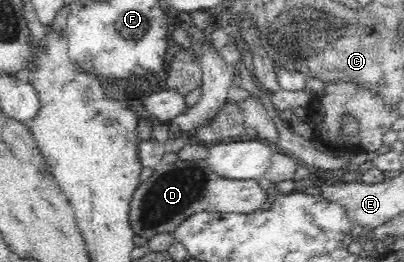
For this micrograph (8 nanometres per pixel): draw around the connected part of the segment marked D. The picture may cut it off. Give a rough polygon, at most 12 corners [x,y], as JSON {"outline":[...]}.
{"outline":[[204,160],[161,162],[129,221],[147,240],[198,212],[251,215],[268,193]]}

